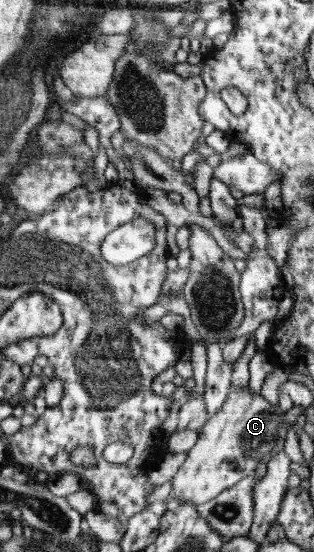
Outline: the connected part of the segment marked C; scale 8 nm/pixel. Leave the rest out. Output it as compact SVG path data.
M248 385L244 389L230 386L228 398L198 432L198 440L172 478L171 503L190 502L197 507L232 488L242 478L256 472L260 464L267 464L278 452L288 448L291 425L280 404L270 404L261 392L253 393Z

